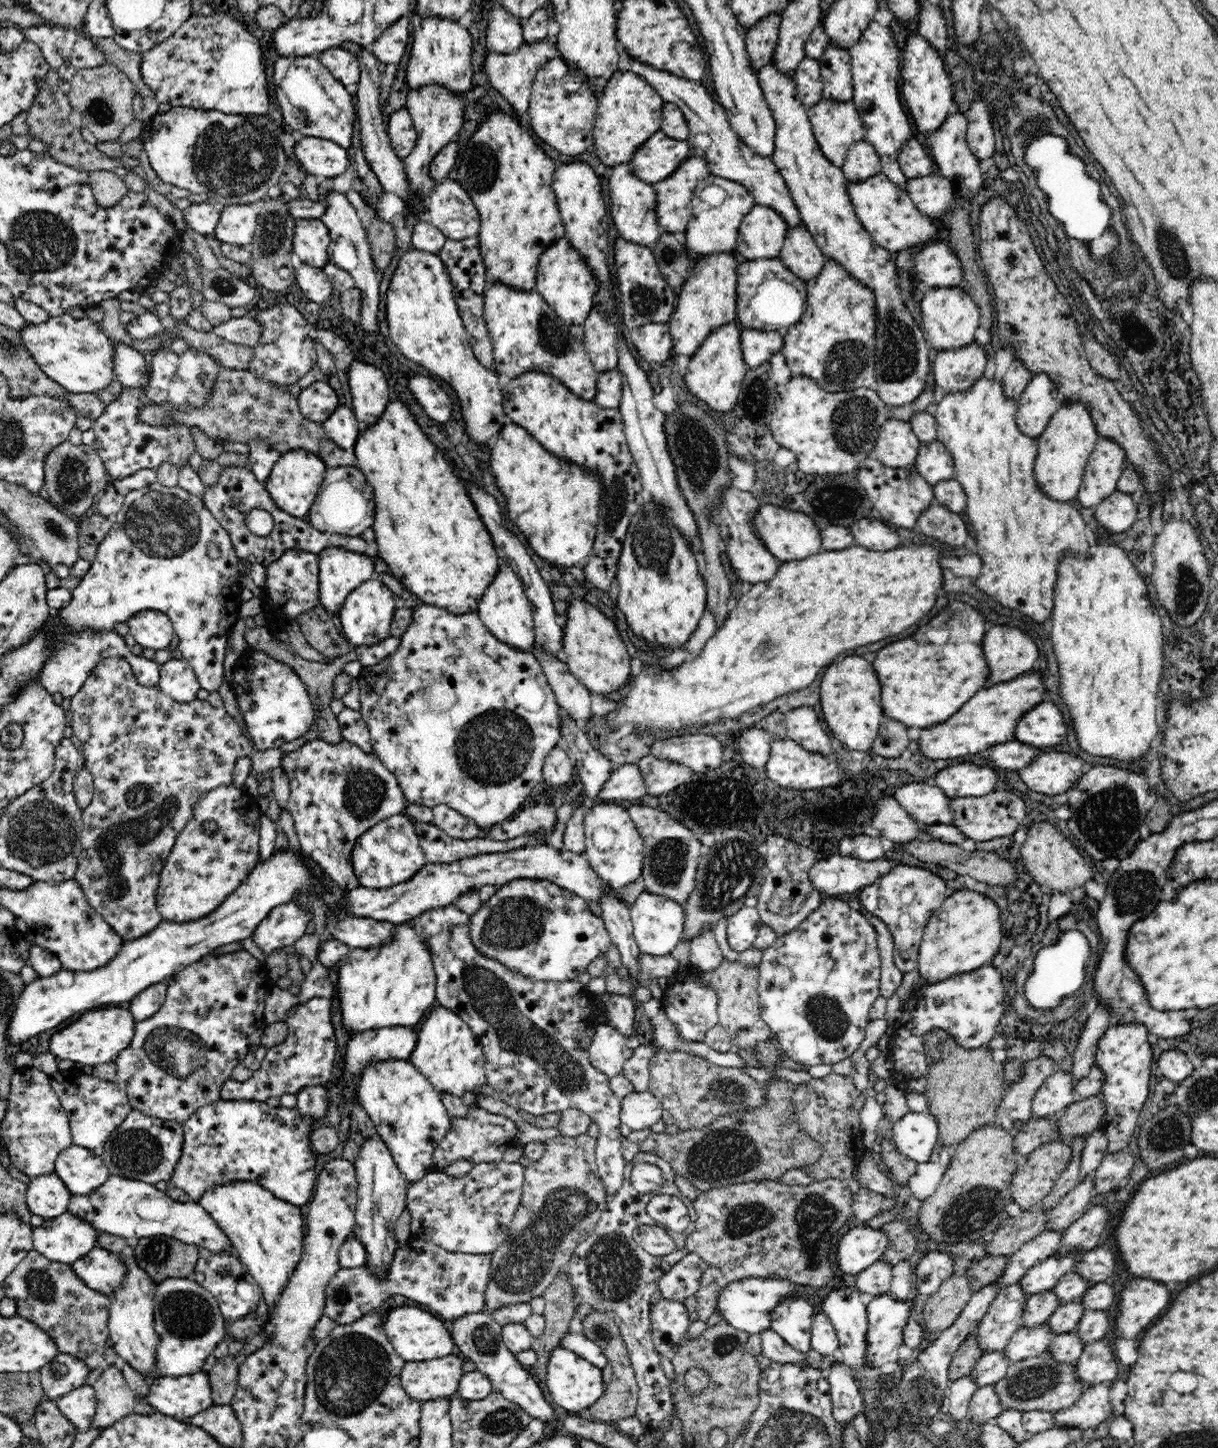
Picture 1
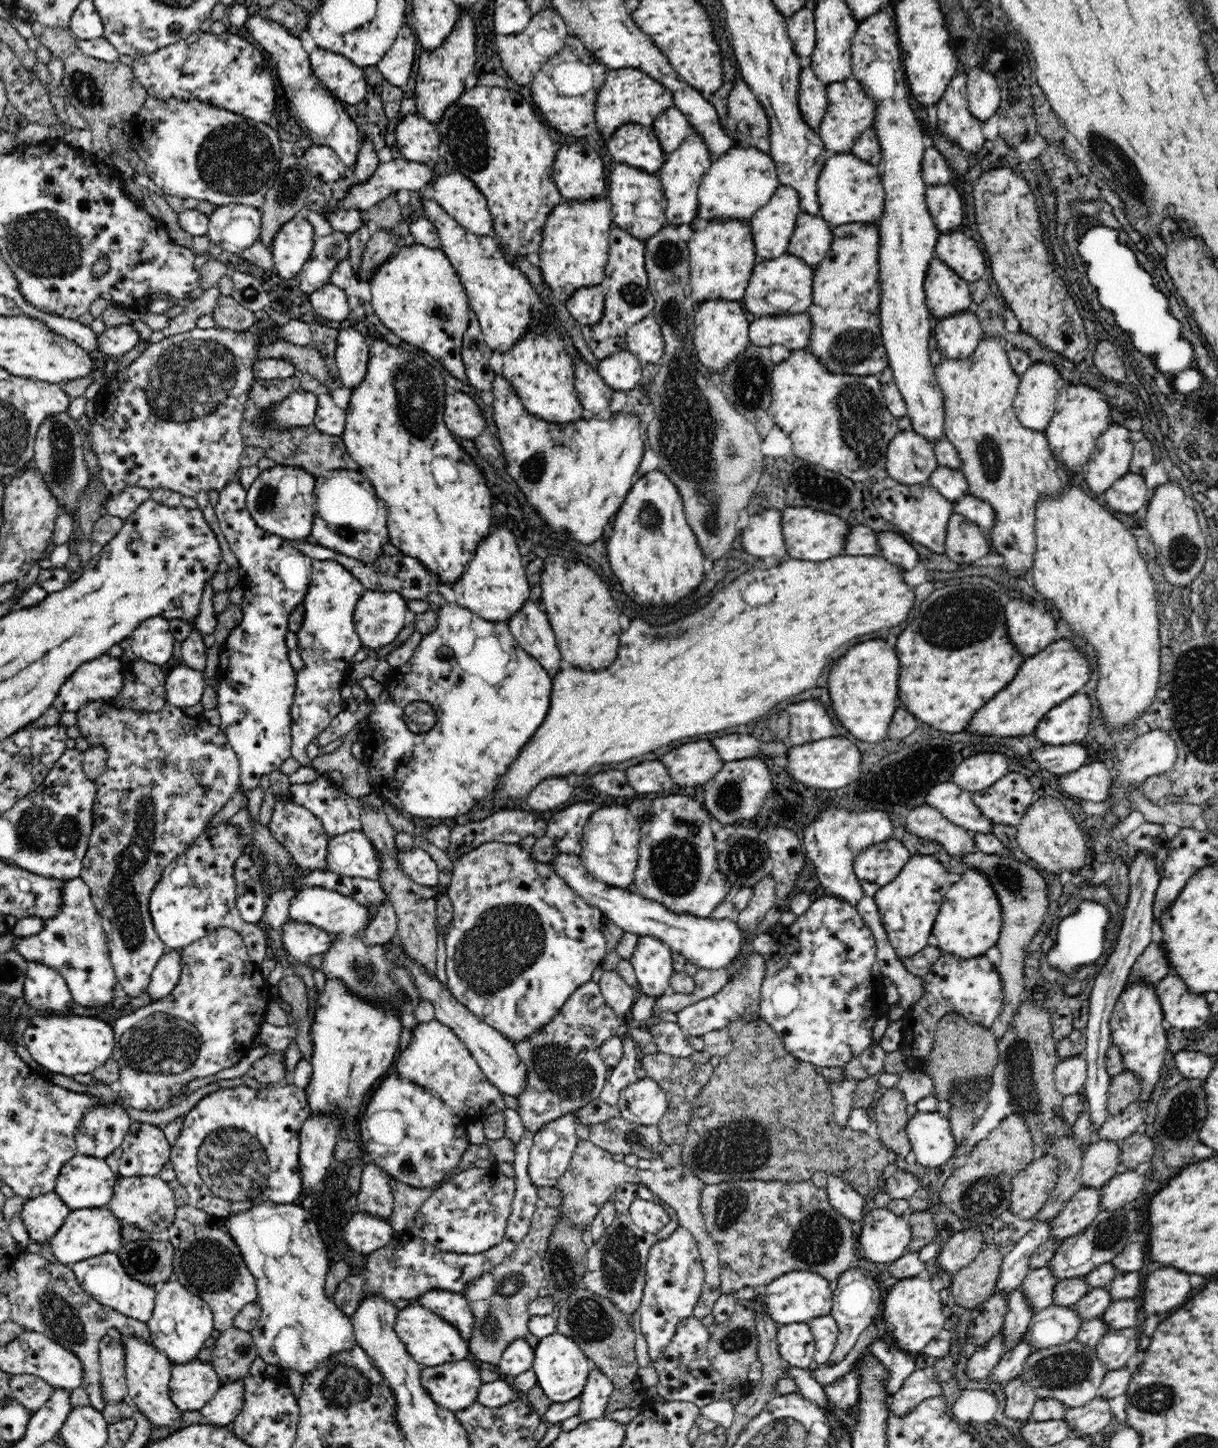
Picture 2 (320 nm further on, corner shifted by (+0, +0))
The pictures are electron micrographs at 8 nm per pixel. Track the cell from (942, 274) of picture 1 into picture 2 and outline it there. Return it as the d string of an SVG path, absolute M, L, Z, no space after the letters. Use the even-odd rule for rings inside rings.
M959 229L941 234L935 247L935 256L969 282L982 278L988 270L986 258L978 244Z

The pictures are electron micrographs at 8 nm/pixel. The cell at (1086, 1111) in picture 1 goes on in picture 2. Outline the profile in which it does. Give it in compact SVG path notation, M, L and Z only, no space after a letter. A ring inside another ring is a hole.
M1122 1070L1120 1074L1113 1076L1107 1100L1110 1116L1128 1108L1133 1102L1137 1102L1141 1090L1141 1078L1131 1070Z

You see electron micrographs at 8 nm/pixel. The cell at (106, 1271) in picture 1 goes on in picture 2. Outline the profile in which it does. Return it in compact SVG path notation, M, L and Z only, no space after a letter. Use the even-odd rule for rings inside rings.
M104 1253L87 1258L87 1260L80 1260L70 1265L70 1268L86 1294L100 1304L146 1324L147 1320L150 1320L155 1307L156 1293L153 1287L130 1278L124 1271L116 1253Z

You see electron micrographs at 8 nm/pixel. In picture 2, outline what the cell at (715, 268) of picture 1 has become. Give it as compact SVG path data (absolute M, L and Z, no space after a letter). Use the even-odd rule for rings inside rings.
M742 219L706 220L693 232L689 247L689 283L693 286L692 302L700 304L710 298L742 300L751 272L759 261L752 237L751 224Z

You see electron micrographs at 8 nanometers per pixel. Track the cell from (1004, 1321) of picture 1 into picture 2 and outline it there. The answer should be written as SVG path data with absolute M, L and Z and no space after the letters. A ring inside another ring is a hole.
M1049 1267L1032 1269L1024 1278L1020 1287L1023 1288L1034 1312L1054 1305L1054 1289L1060 1281Z

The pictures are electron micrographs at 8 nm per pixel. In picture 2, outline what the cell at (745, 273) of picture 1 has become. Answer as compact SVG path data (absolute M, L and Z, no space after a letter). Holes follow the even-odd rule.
M784 254L775 259L759 259L755 264L744 298L743 308L751 317L799 314L811 305L814 267L792 254Z

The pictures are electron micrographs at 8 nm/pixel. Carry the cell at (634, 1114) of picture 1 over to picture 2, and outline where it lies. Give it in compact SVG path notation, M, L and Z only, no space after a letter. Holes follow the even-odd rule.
M644 1077L622 1090L617 1106L628 1122L657 1125L667 1110L667 1096L655 1080Z

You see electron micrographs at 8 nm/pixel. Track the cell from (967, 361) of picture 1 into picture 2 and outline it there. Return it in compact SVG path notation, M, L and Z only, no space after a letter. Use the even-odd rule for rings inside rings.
M962 312L933 320L933 335L936 337L941 356L952 360L968 358L983 338L977 316L974 316L972 322L962 322L958 320L960 314Z

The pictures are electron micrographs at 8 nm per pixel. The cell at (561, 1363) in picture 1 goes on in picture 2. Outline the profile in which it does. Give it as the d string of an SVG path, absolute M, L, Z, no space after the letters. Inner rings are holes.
M554 1333L539 1339L534 1347L533 1371L536 1375L537 1385L542 1387L544 1394L553 1403L562 1403L581 1396L592 1369L597 1366L588 1359L584 1351L568 1336Z

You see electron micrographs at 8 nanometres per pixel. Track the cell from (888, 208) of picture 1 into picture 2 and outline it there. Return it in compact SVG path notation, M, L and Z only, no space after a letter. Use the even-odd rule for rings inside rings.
M851 152L828 153L817 181L820 213L832 227L842 223L878 222L884 213L885 193L877 166Z

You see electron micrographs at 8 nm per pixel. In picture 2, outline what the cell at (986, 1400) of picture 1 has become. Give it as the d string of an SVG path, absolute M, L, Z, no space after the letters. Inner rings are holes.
M1022 1336L1020 1340L1014 1345L1014 1348L1006 1351L1000 1362L994 1367L988 1379L1000 1382L1003 1386L1008 1384L1010 1380L1022 1374L1027 1358L1036 1351L1029 1340Z

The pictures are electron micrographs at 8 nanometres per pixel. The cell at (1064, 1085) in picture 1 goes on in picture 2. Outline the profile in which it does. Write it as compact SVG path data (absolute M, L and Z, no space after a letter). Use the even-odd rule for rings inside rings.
M1084 1053L1062 1058L1056 1065L1055 1087L1064 1096L1082 1092L1086 1079L1087 1062Z

